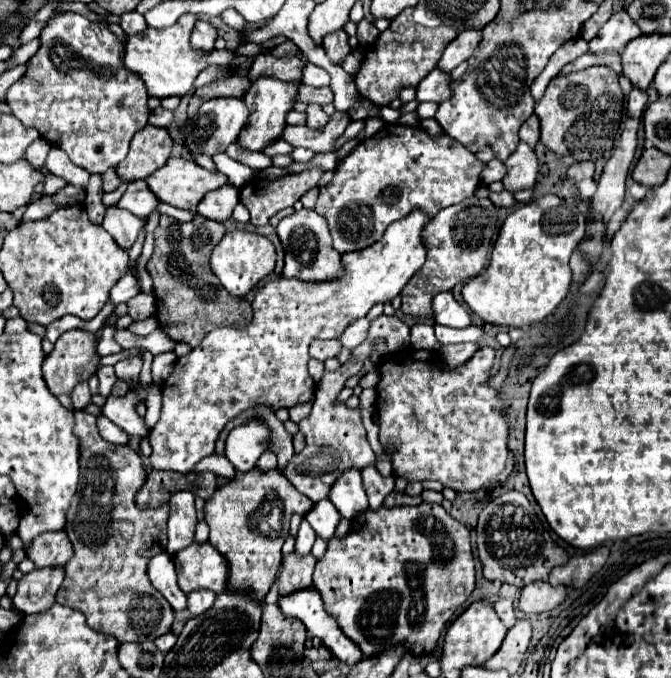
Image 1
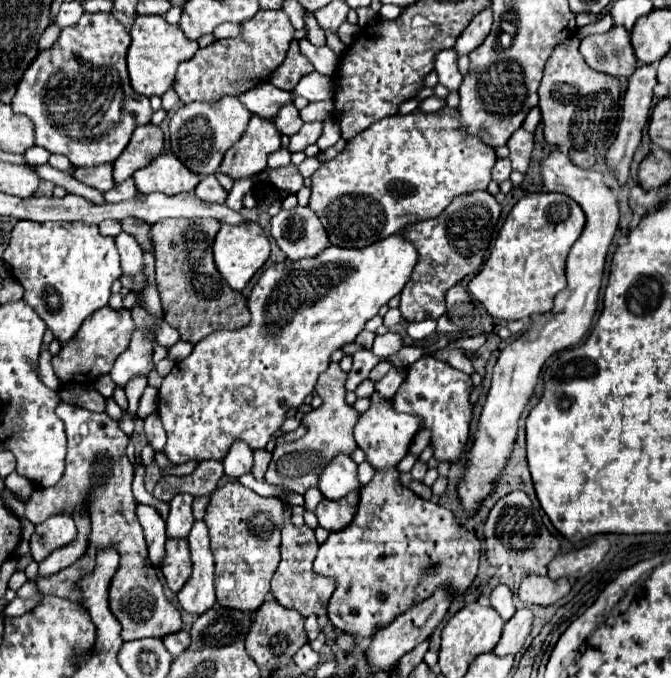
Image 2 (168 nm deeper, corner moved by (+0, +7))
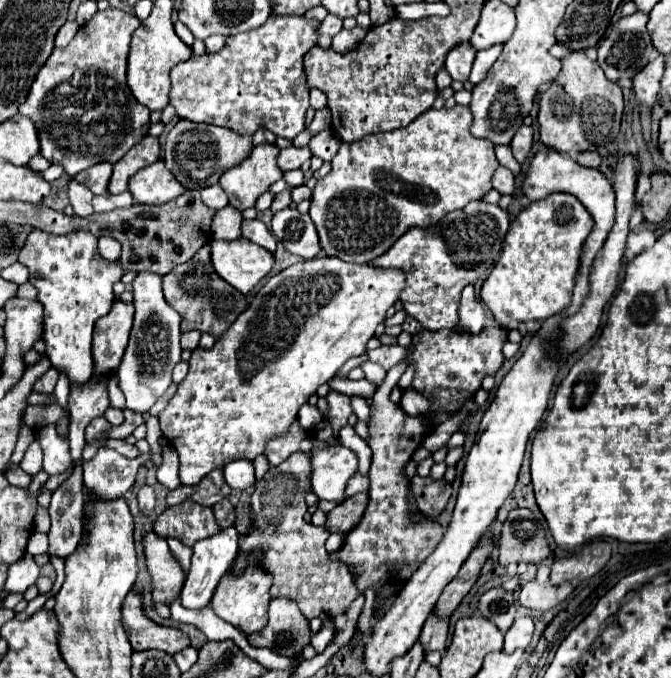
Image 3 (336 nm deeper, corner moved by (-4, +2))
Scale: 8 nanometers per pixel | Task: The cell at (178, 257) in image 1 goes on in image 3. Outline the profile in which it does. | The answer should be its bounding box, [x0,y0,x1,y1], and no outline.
[162,243,248,339]

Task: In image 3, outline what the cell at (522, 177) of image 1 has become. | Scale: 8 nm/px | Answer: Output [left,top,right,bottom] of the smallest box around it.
[510,125,532,163]

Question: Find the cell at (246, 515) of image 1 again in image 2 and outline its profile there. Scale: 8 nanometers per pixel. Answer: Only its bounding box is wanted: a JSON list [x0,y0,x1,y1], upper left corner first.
[206,482,284,612]

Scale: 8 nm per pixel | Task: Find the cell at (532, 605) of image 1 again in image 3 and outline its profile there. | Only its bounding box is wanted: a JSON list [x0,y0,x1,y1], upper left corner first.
[520,581,572,611]

